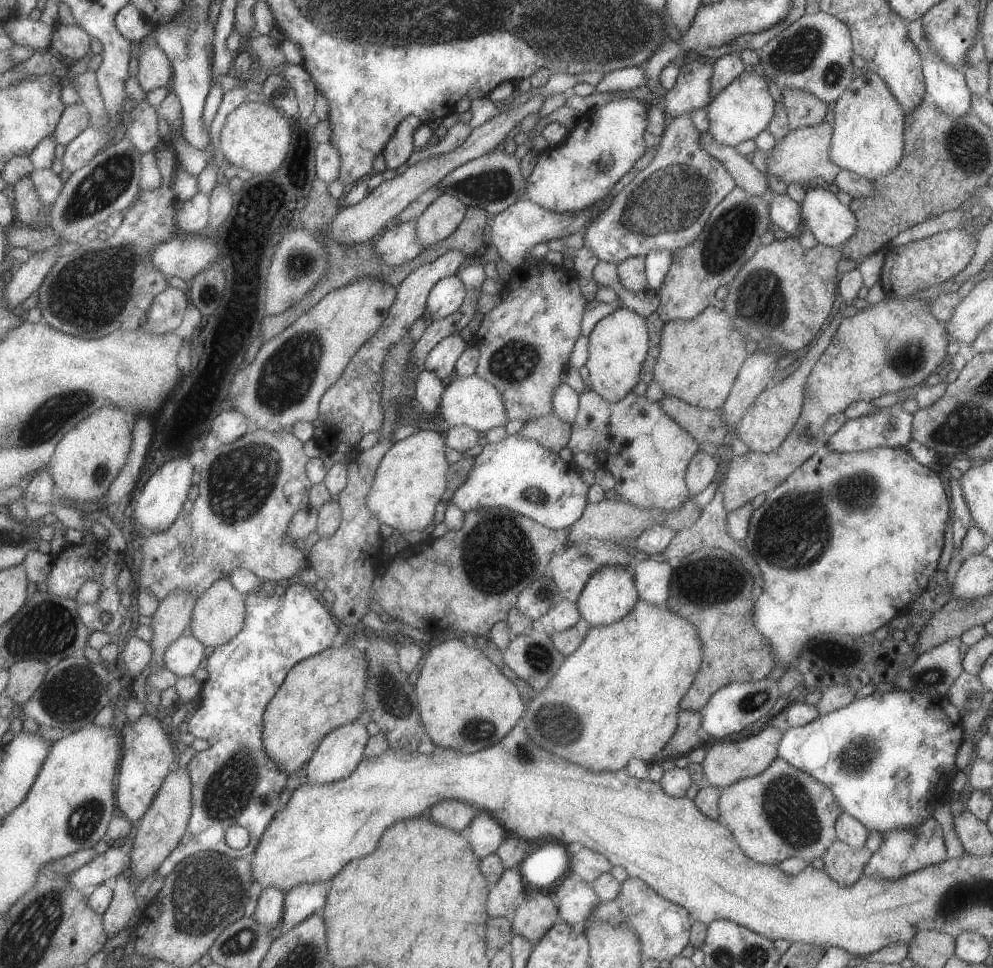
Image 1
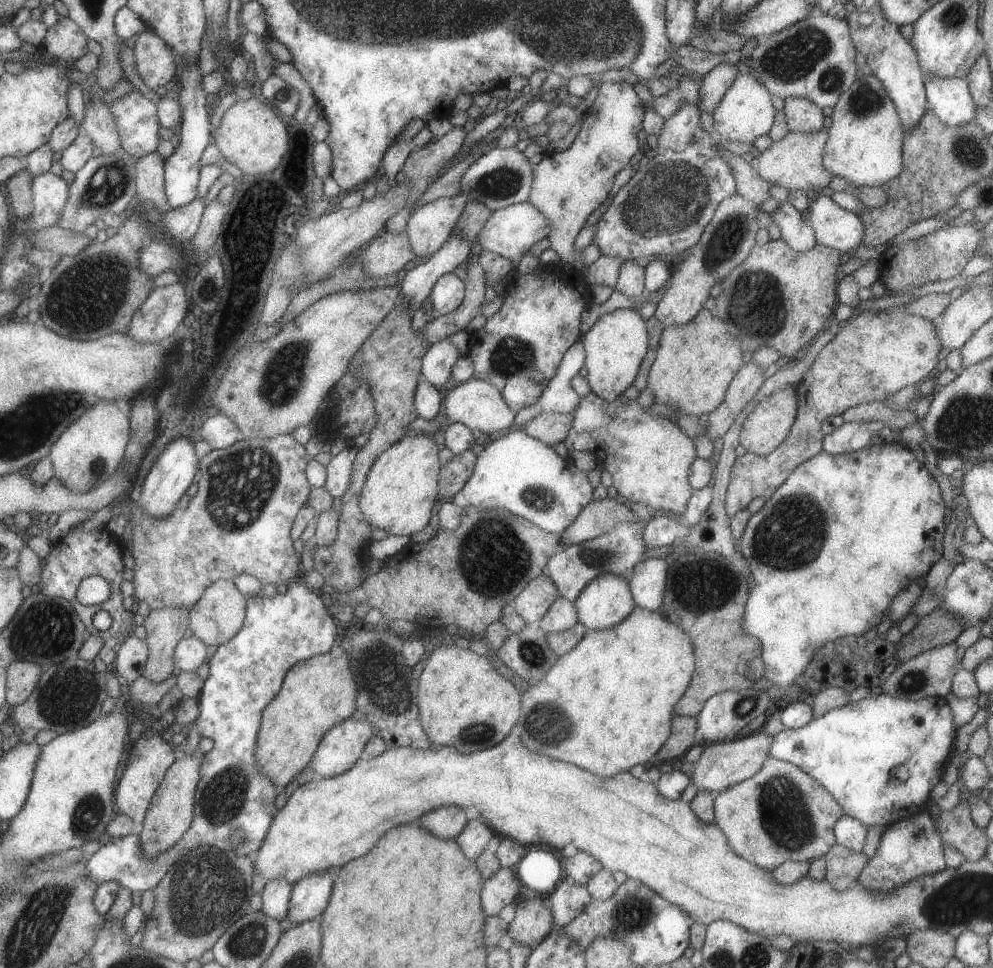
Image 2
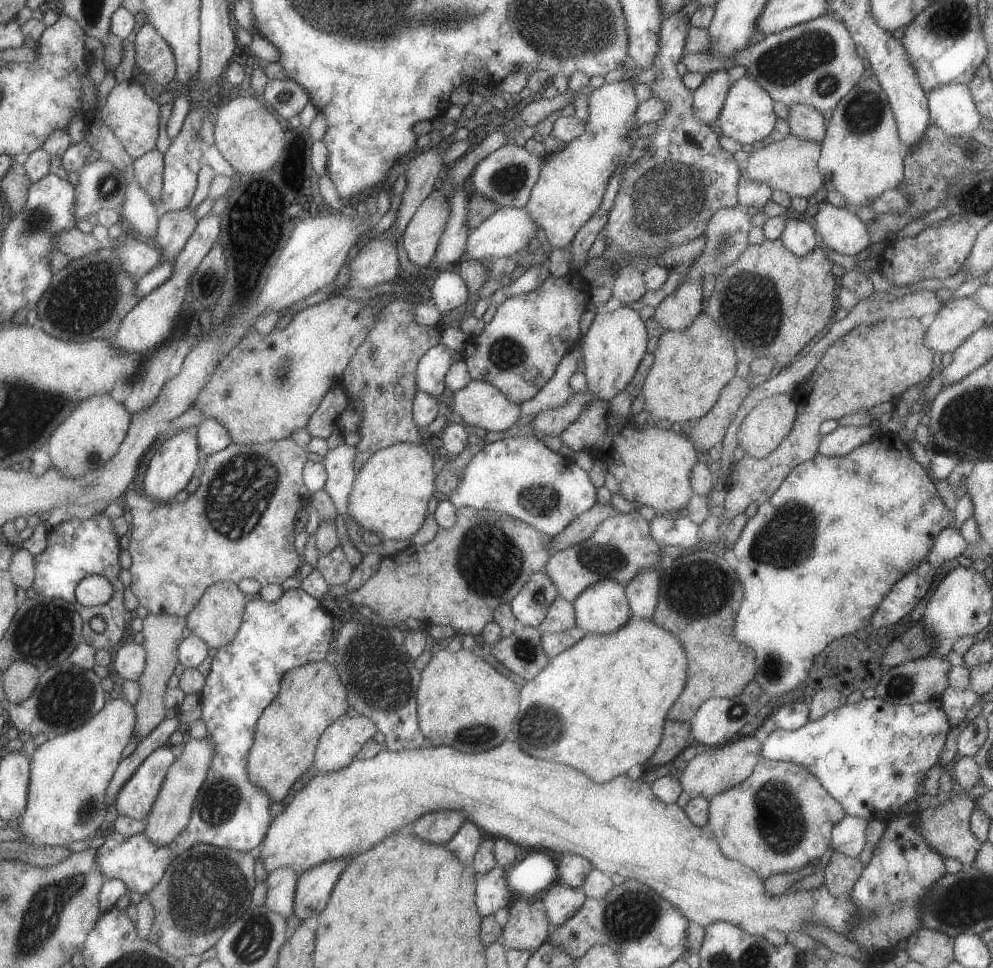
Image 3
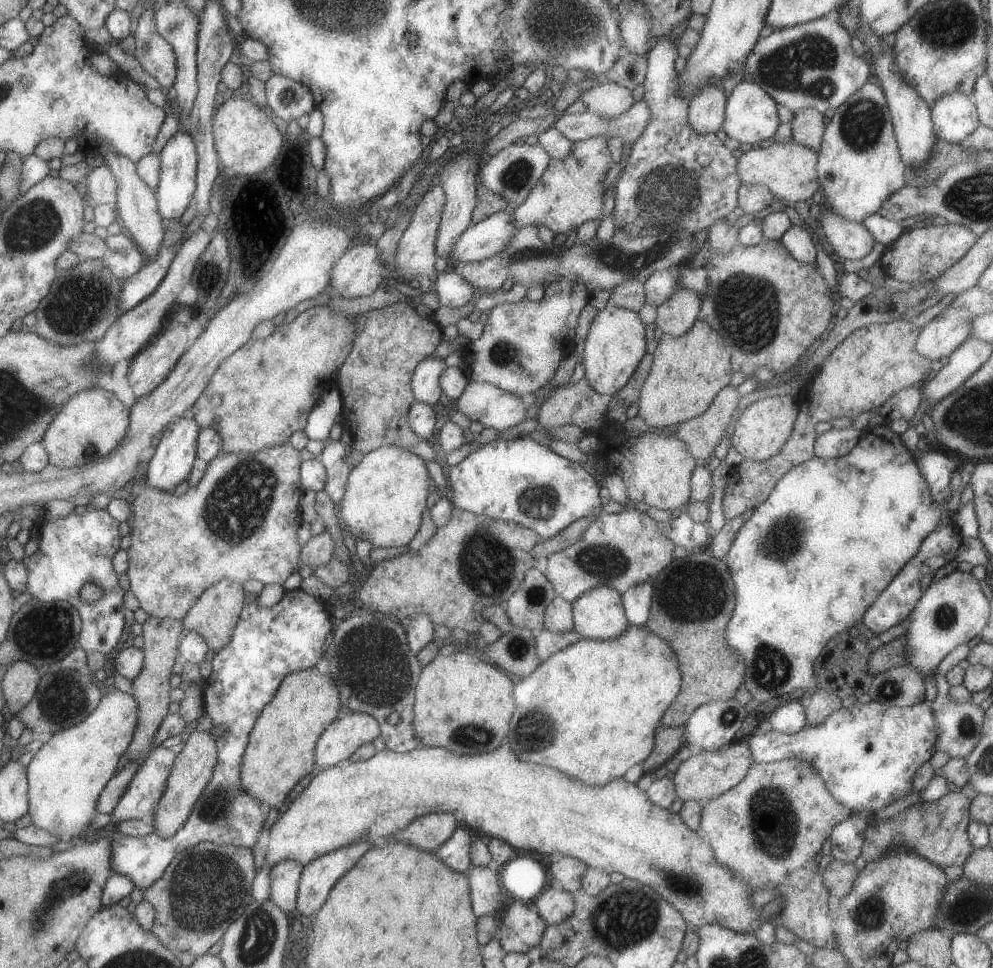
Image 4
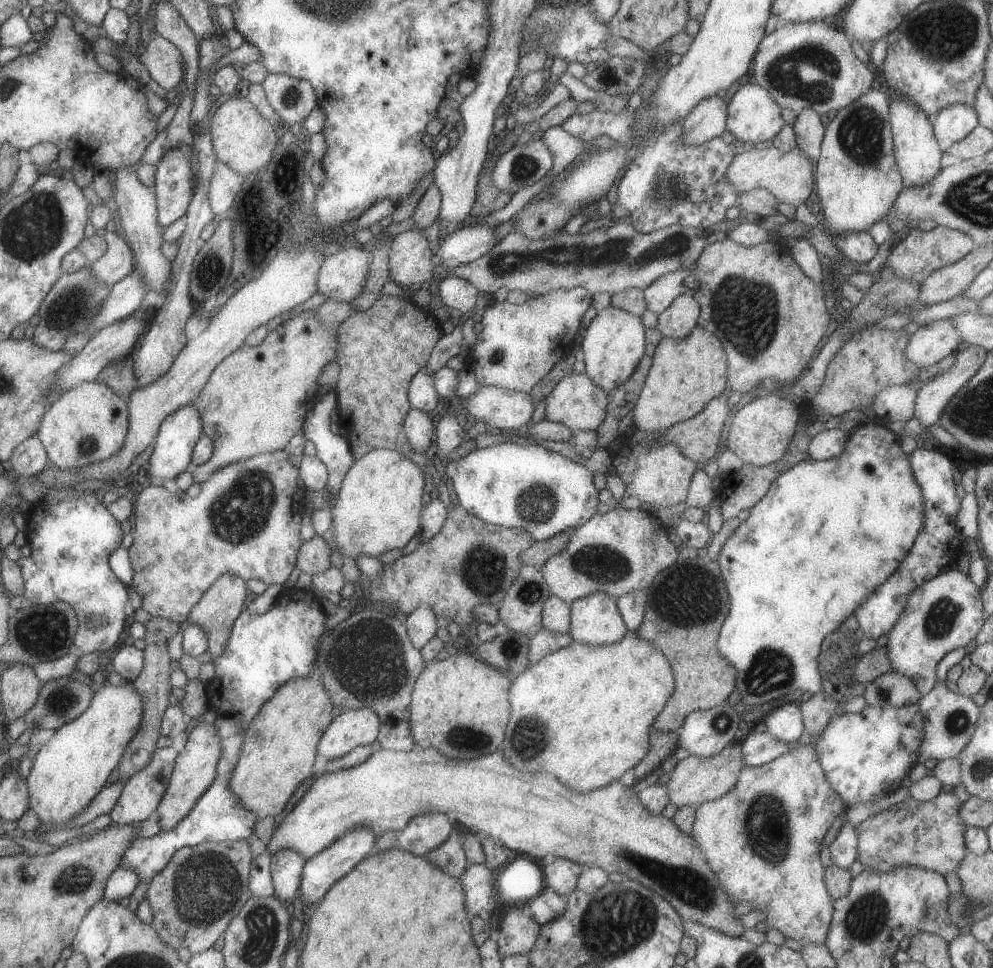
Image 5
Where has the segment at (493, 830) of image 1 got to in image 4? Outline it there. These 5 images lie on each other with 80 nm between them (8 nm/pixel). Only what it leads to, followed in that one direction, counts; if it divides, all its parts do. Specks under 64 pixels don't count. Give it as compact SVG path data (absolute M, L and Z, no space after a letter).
M456 828L453 834L435 850L435 853L449 868L455 872L466 873L470 868L470 844L472 838L467 828Z

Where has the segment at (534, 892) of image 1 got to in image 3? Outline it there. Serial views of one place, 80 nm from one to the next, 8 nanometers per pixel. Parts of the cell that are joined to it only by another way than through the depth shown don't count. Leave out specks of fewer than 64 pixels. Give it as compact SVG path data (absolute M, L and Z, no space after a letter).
M518 896L508 909L509 917L502 927L502 940L509 949L535 950L547 940L549 919L536 900Z

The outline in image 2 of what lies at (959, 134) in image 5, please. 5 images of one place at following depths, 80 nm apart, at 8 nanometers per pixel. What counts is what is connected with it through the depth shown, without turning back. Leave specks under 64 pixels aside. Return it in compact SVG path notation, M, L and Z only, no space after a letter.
M925 77L928 110L945 126L952 127L974 120L976 104L965 78Z

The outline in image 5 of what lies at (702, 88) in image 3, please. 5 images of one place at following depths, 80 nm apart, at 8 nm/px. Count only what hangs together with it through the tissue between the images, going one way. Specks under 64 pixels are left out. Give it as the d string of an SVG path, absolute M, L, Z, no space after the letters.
M717 95L702 98L681 120L682 143L698 145L719 137L726 127L726 104Z

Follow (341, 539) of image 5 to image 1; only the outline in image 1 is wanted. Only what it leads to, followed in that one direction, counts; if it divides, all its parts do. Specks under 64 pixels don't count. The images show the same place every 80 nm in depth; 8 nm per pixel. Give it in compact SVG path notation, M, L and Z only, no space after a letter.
M430 426L422 429L401 433L393 441L393 444L381 457L378 467L374 472L369 492L366 494L366 505L370 513L380 522L393 528L399 534L410 530L422 531L432 523L435 504L447 498L443 494L446 488L446 476L449 465L445 459L445 441L439 432Z

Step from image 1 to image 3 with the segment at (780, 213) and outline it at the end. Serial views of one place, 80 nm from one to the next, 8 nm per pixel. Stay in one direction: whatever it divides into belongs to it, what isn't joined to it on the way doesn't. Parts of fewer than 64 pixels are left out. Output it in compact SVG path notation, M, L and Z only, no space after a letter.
M786 208L784 227L779 239L787 250L798 257L811 252L816 247L815 235L814 228L809 226L807 221L804 221L790 208Z

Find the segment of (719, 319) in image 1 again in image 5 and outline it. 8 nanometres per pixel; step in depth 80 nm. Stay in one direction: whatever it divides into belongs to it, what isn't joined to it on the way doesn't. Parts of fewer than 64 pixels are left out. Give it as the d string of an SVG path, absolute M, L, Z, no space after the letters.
M695 325L687 336L680 339L662 336L651 357L649 372L633 407L633 424L640 431L658 435L676 422L694 417L714 396L725 393L727 382L725 351L721 348L719 339L702 326Z

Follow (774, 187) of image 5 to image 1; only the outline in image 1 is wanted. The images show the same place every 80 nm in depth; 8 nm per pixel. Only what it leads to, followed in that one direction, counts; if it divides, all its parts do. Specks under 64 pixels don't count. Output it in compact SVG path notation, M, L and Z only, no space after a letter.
M823 119L816 125L790 129L774 147L763 155L759 155L758 164L767 169L768 173L777 176L786 185L790 182L802 184L804 187L819 182L828 185L834 182L836 174L840 171L837 165L829 160L830 138L833 124Z

